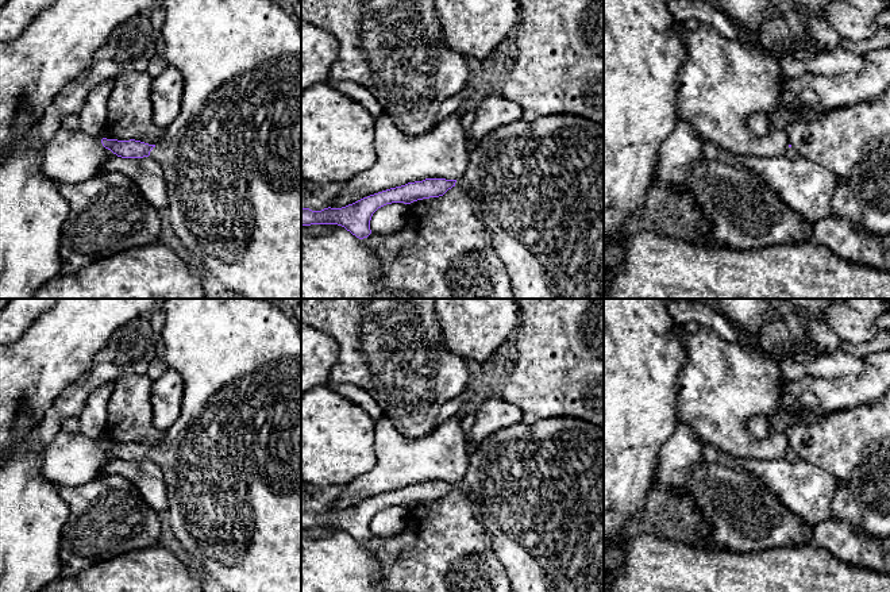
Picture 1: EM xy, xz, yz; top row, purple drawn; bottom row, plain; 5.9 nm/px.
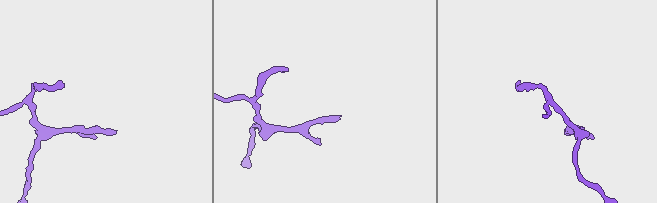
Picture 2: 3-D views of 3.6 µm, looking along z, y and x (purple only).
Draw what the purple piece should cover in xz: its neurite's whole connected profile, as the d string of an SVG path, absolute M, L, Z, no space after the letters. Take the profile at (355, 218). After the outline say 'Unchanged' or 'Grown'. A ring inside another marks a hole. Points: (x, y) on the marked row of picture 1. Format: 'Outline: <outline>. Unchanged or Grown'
Outline: M547 115L538 116L532 120L520 119L482 137L470 149L469 165L458 180L446 178L425 178L423 181L408 182L401 187L390 188L367 197L363 197L352 204L342 208L324 208L312 211L301 208L301 226L311 224L338 224L344 227L359 239L367 238L371 234L370 220L373 214L392 203L411 204L417 200L443 196L452 187L462 188L471 200L474 212L479 216L492 239L492 246L506 268L511 278L511 299L604 299L604 124L575 115Z. Grown

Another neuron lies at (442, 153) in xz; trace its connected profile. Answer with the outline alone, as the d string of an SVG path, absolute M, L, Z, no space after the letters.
M385 114L375 119L375 162L343 184L331 208L425 178L461 178L470 161L461 119L451 114L420 135L402 134Z

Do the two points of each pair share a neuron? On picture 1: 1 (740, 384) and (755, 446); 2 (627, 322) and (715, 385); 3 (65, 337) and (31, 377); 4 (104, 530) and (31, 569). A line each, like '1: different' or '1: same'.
1: same
2: different
3: same
4: different

